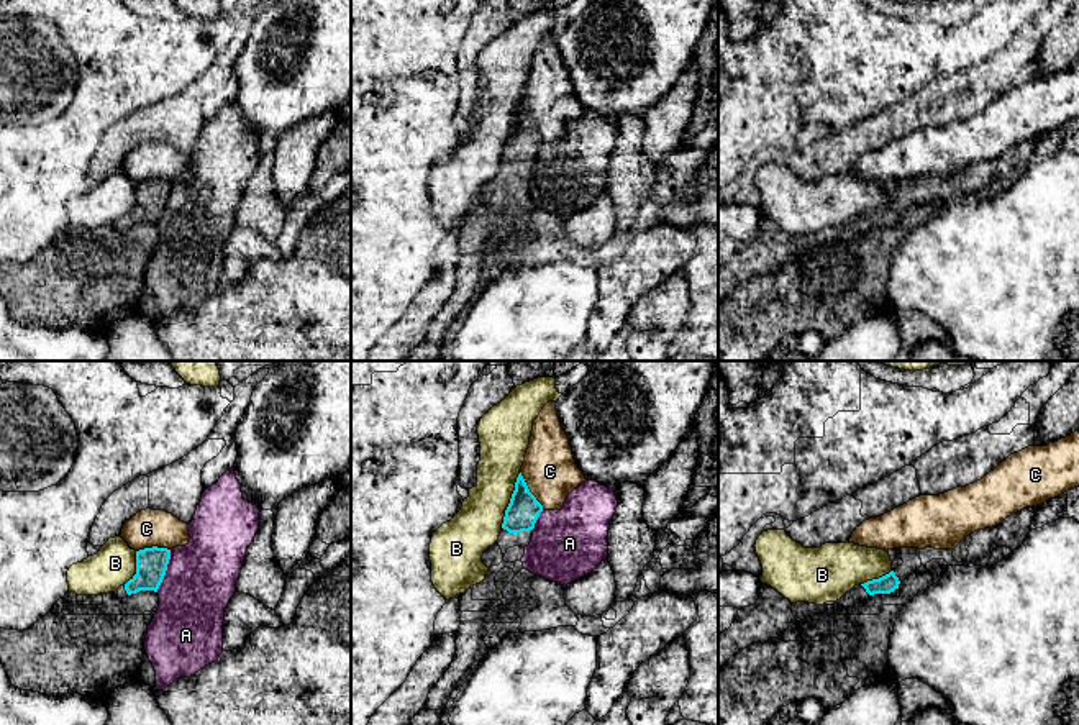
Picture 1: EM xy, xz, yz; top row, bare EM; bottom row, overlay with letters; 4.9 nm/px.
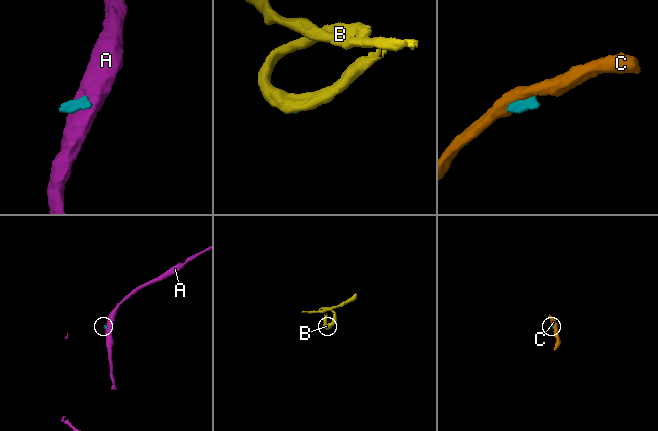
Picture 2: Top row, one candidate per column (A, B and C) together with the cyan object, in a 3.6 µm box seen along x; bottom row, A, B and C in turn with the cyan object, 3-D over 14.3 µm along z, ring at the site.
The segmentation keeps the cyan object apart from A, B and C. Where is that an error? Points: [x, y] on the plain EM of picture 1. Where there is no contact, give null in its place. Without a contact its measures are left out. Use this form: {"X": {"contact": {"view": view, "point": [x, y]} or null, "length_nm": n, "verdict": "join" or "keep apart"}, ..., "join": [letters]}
{"A": {"contact": {"view": "xy", "point": [166, 202]}, "length_nm": 220, "verdict": "keep apart"}, "B": {"contact": {"view": "xz", "point": [510, 133]}, "length_nm": 280, "verdict": "keep apart"}, "C": {"contact": {"view": "xz", "point": [528, 122]}, "length_nm": 220, "verdict": "keep apart"}, "join": []}

